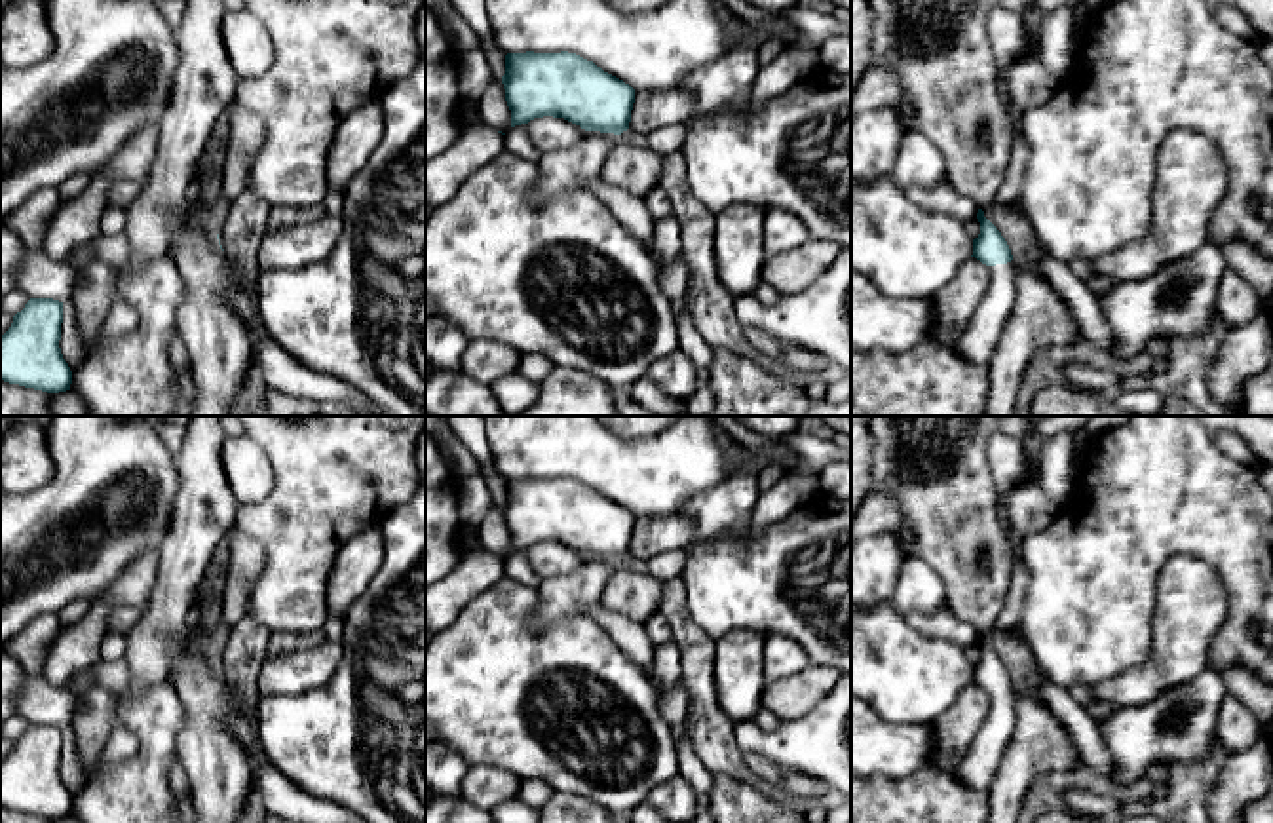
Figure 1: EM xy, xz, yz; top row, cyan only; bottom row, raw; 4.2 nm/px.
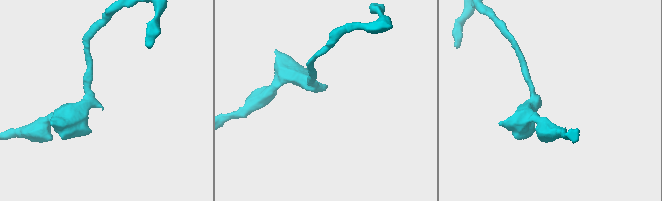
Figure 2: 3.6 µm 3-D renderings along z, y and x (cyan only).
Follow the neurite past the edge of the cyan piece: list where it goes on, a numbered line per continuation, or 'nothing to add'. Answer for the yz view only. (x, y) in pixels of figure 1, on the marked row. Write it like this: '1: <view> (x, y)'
1: yz (977, 344)

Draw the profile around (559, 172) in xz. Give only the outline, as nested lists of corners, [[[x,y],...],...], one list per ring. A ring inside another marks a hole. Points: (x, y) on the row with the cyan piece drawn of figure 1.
[[[585,131],[570,148],[542,152],[534,200],[545,201],[574,190],[589,188],[589,181],[600,175],[610,150],[619,144],[619,135]]]

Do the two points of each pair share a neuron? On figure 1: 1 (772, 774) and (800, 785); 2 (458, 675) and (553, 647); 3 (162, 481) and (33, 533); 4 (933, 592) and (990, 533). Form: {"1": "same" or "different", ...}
{"1": "same", "2": "same", "3": "same", "4": "different"}

